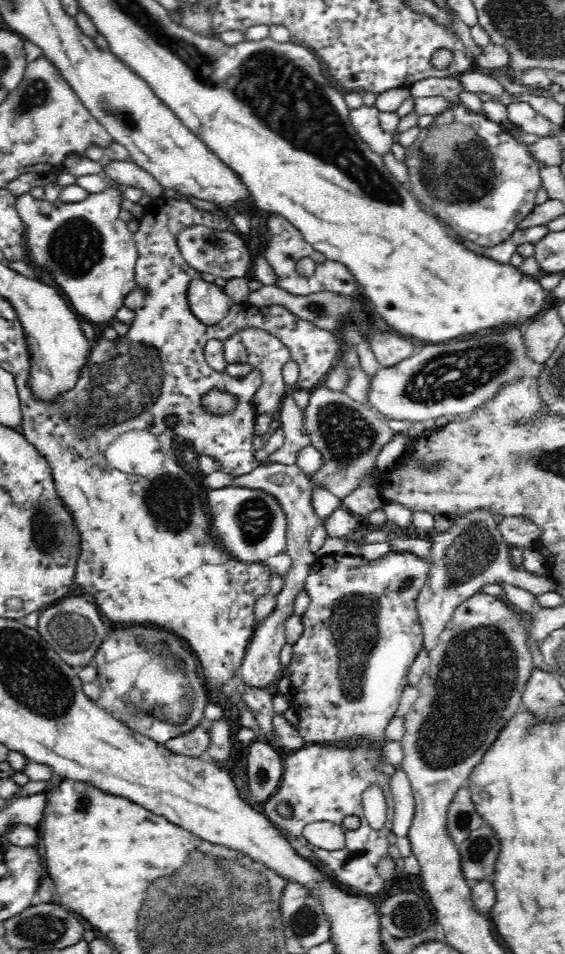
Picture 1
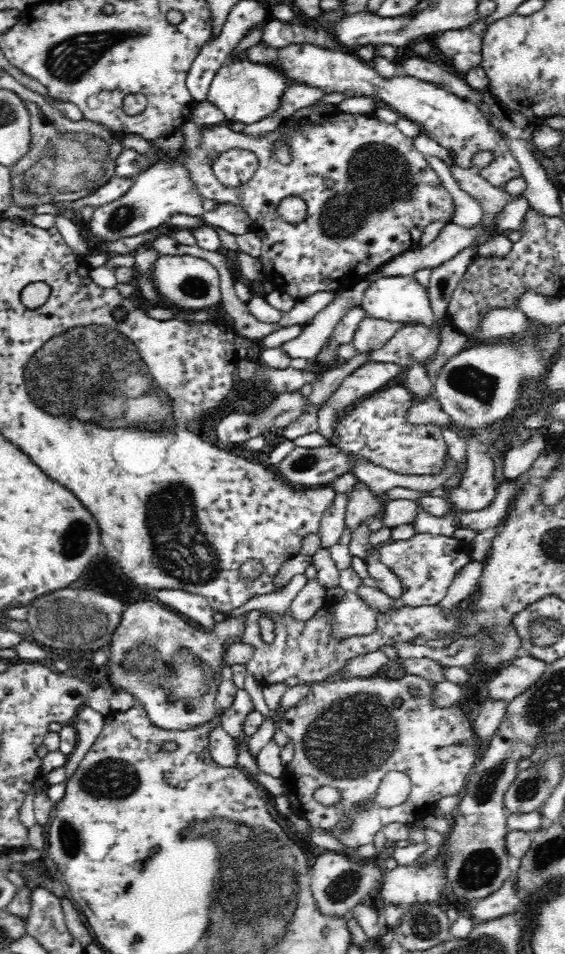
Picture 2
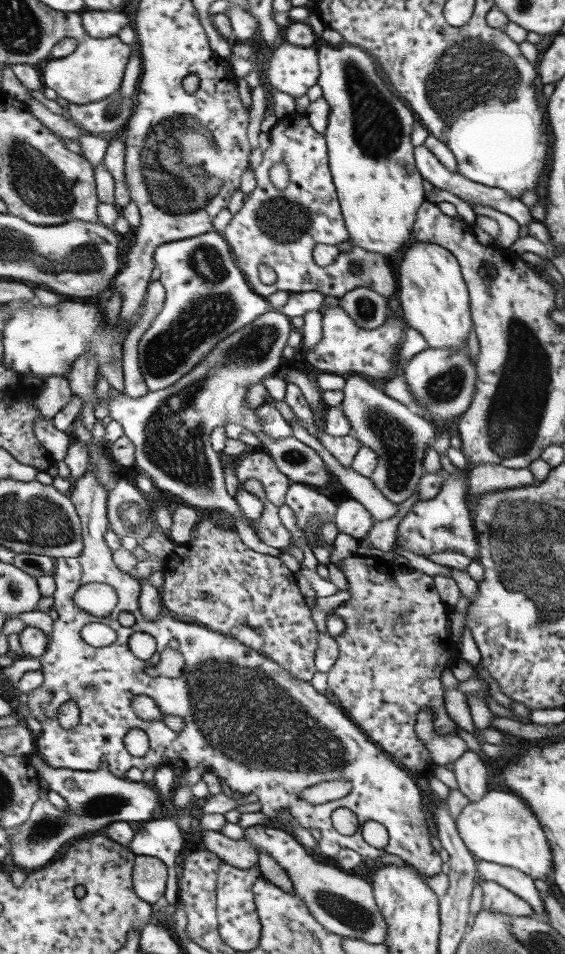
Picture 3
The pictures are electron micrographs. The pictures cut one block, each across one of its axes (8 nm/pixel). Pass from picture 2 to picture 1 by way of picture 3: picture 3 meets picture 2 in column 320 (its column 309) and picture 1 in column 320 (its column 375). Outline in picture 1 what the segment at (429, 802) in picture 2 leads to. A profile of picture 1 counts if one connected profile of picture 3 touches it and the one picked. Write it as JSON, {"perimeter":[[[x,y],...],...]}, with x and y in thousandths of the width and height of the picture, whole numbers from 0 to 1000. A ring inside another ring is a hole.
{"perimeter":[[[552,780],[542,784],[520,786],[517,790],[510,790],[503,795],[503,813],[492,822],[492,828],[478,834],[474,841],[464,843],[467,855],[481,862],[481,866],[488,866],[488,870],[496,870],[503,876],[517,878],[524,885],[545,887],[573,906],[581,906],[584,912],[591,912],[591,918],[602,927],[616,929],[623,937],[648,939],[648,941],[658,941],[665,935],[673,935],[683,929],[687,922],[669,916],[669,910],[673,910],[676,899],[694,899],[687,895],[687,887],[690,887],[687,876],[697,870],[694,860],[687,860],[683,868],[662,870],[651,864],[651,857],[644,851],[644,828],[658,820],[669,820],[673,824],[680,824],[687,845],[697,847],[697,836],[690,830],[694,811],[687,811],[680,807],[683,799],[676,795],[680,795],[680,788],[673,782],[658,784],[658,782],[644,782],[644,780],[634,780],[623,784]],[[492,841],[517,843],[520,855],[513,860],[503,860],[499,855],[488,853]],[[616,855],[634,855],[637,866],[630,870],[612,870],[612,887],[605,891],[573,891],[573,889],[549,885],[538,878],[538,868],[545,864],[581,860],[581,862],[595,862],[605,866],[609,857],[616,857]]]}

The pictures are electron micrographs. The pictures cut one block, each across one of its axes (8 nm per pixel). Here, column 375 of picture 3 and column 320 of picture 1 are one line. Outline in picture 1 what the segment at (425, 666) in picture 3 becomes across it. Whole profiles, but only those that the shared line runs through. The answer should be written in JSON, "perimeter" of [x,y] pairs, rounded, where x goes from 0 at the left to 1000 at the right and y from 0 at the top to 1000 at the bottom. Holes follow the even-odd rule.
{"perimeter":[[[690,579],[680,585],[669,585],[662,589],[648,589],[637,583],[602,583],[602,581],[584,581],[584,583],[563,583],[559,589],[549,595],[549,604],[542,606],[542,621],[549,625],[549,635],[545,639],[531,646],[538,662],[535,667],[520,673],[517,681],[517,692],[510,700],[499,700],[503,711],[513,713],[513,732],[524,736],[524,748],[527,748],[527,767],[542,778],[627,778],[627,774],[648,774],[651,778],[669,778],[673,784],[683,776],[680,765],[690,759],[694,753],[701,753],[708,732],[715,721],[726,717],[722,706],[726,698],[736,692],[736,686],[750,677],[750,660],[743,660],[747,650],[740,644],[740,625],[754,616],[761,606],[761,589],[747,587],[726,579]]]}

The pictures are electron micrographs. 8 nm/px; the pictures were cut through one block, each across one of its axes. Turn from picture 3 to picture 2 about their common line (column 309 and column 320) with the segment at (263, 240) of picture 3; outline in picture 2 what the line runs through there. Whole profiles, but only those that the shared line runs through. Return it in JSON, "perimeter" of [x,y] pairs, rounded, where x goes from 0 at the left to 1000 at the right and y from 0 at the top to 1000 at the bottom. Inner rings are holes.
{"perimeter":[[[595,117],[559,130],[531,130],[527,134],[510,134],[503,130],[467,140],[432,140],[432,136],[411,138],[404,130],[393,130],[365,136],[361,149],[333,170],[336,184],[361,208],[386,210],[393,214],[418,214],[435,220],[446,233],[446,243],[464,249],[460,275],[467,294],[474,294],[488,306],[506,306],[527,314],[563,306],[602,308],[619,304],[648,285],[662,285],[676,277],[719,264],[733,264],[743,258],[743,249],[758,235],[775,231],[800,235],[807,224],[796,201],[772,184],[772,178],[761,176],[754,164],[736,157],[733,147],[719,145],[701,130],[673,128],[665,122]],[[496,153],[510,155],[510,164],[517,166],[513,172],[488,168]],[[404,157],[442,157],[460,170],[446,189],[428,197],[396,197],[379,182],[375,166]],[[503,208],[531,208],[545,216],[538,233],[510,235],[496,229],[492,218]]]}

